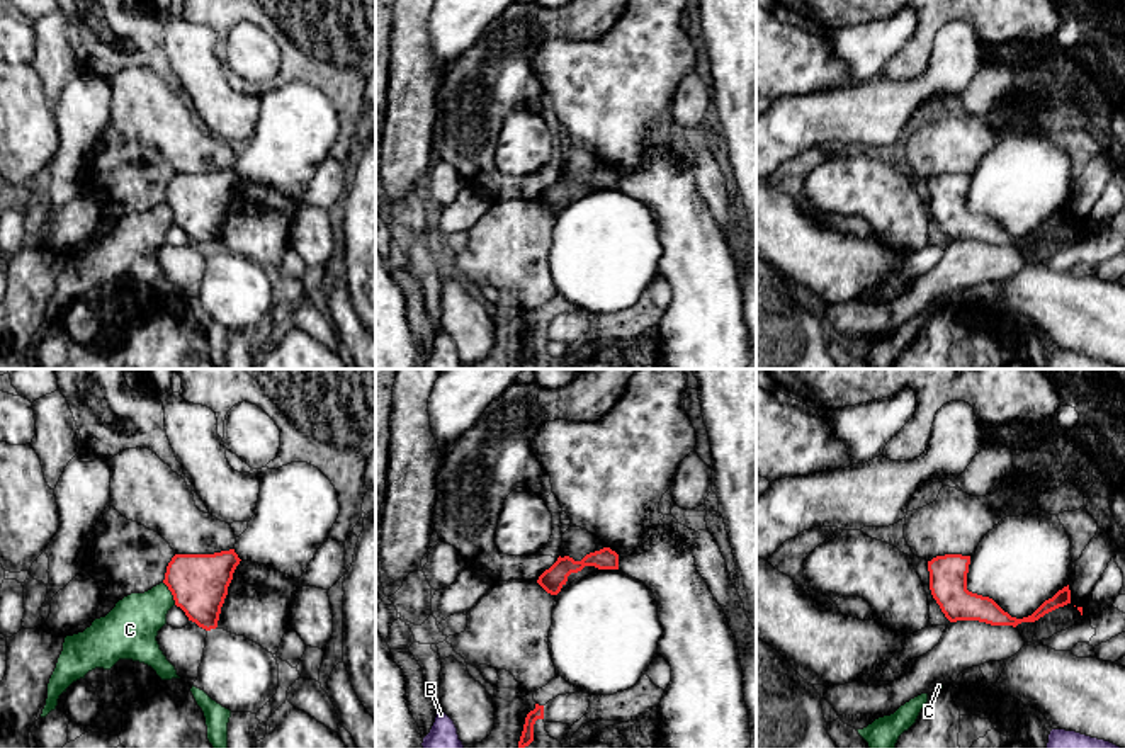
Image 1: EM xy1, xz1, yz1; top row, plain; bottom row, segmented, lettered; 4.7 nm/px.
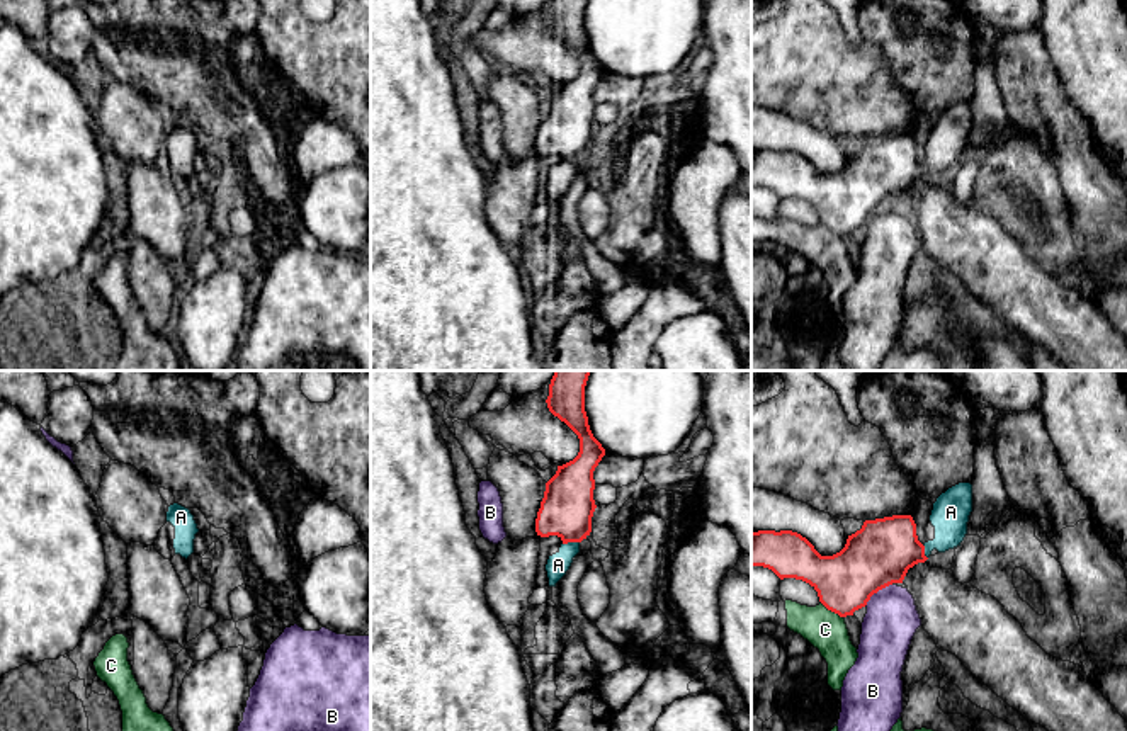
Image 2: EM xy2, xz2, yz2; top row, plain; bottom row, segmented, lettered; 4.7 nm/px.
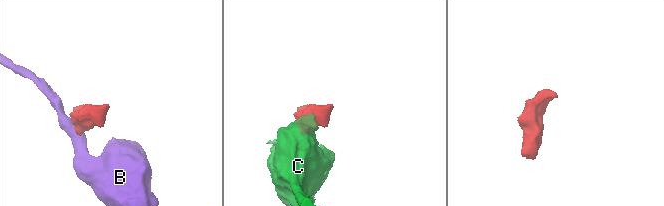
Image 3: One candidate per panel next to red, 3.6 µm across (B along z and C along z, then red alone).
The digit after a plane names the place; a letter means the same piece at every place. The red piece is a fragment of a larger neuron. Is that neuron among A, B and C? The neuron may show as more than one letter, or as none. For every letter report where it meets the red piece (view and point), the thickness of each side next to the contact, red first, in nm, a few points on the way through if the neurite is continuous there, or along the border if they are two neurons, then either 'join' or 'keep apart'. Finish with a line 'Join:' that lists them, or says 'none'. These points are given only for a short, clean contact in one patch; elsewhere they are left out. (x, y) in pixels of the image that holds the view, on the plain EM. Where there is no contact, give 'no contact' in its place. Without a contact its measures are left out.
A: xz2 (570, 160) | 260/100 nm | across xz2 (566, 128), (570, 160), (558, 184) | join
B: yz2 (876, 211) | 300/260 nm | along yz2 (891, 203), (879, 208), (864, 225) | keep apart
C: xy1 (172, 213) | 280/260 nm | keep apart
Join: A

